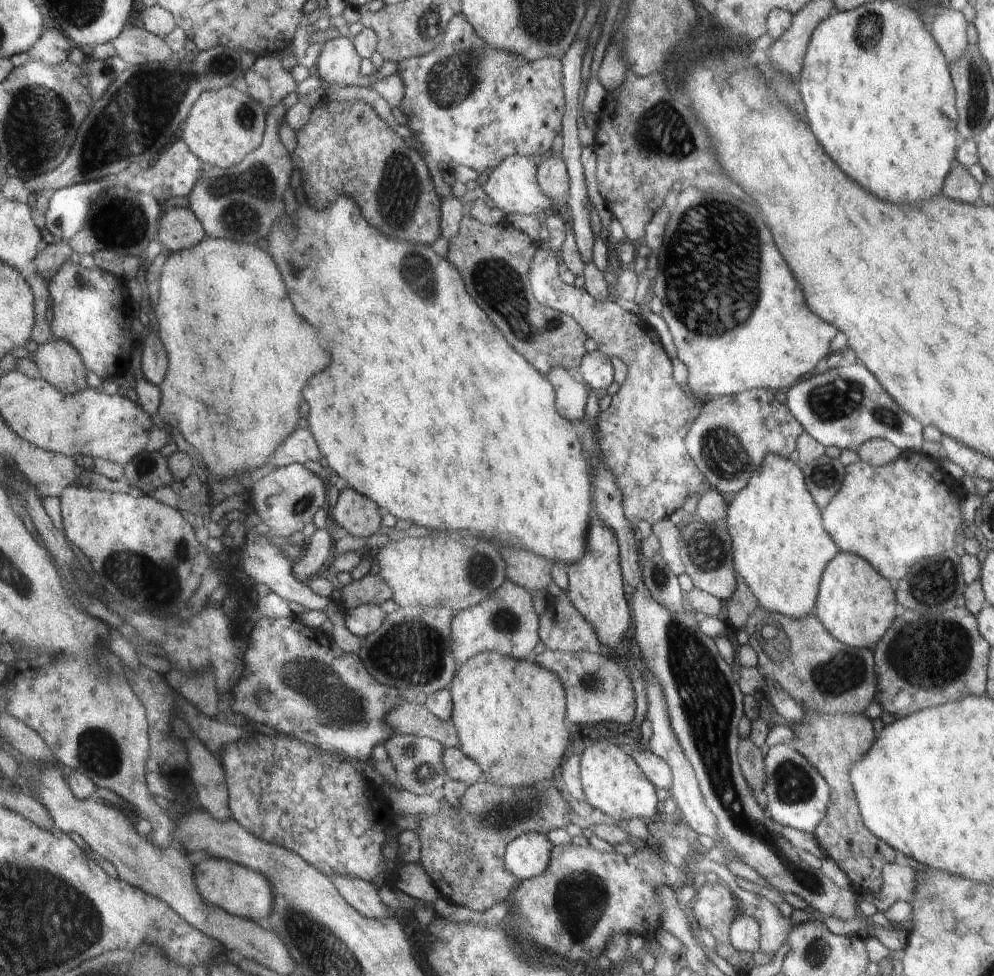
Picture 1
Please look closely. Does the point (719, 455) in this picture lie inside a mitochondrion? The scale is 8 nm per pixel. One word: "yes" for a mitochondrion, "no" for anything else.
yes

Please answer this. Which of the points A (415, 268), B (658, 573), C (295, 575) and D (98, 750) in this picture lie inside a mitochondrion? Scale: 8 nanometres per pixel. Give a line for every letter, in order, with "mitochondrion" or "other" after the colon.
A: mitochondrion
B: mitochondrion
C: other
D: mitochondrion

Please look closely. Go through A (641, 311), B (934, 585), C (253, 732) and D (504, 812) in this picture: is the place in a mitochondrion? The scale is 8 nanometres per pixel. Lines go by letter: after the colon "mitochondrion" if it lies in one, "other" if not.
A: other
B: mitochondrion
C: other
D: mitochondrion

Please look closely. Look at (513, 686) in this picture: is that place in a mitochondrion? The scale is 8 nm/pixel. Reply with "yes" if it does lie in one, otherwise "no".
no

